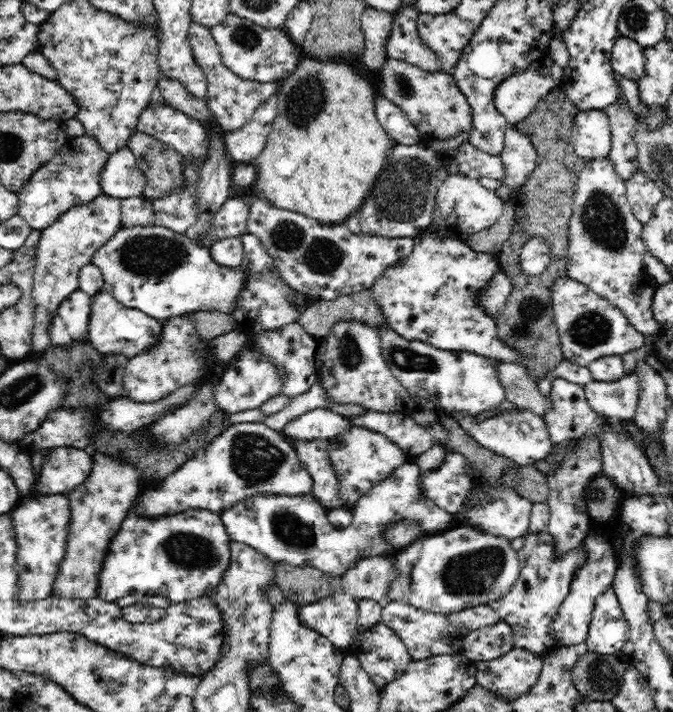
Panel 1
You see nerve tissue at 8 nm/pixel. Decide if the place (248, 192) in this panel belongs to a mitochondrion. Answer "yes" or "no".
no

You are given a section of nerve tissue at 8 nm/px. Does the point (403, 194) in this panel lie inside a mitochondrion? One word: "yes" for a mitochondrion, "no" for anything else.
yes

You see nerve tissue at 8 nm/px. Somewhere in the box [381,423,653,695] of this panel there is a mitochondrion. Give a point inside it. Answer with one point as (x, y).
(474, 572)

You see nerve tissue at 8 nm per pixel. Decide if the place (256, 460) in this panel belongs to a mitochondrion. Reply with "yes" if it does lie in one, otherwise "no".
yes

